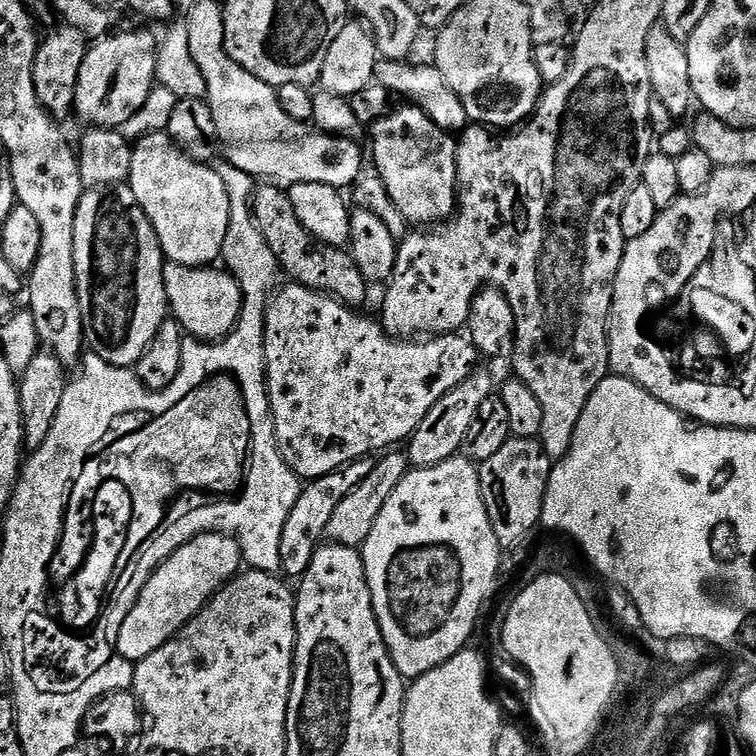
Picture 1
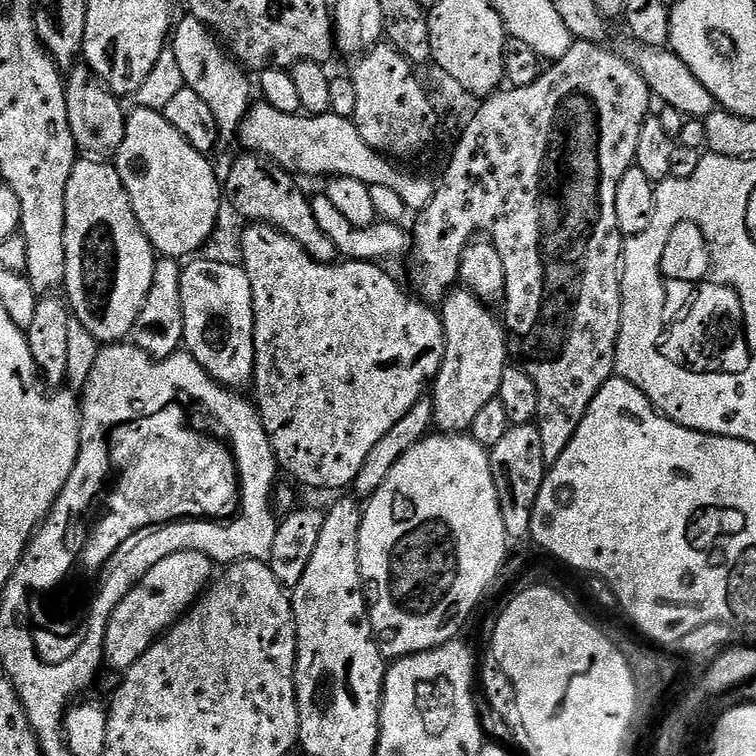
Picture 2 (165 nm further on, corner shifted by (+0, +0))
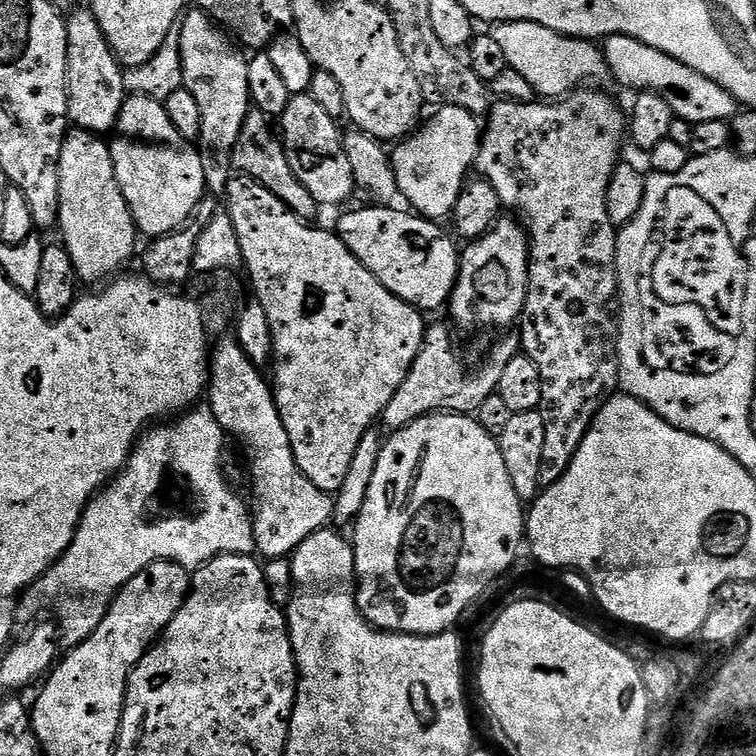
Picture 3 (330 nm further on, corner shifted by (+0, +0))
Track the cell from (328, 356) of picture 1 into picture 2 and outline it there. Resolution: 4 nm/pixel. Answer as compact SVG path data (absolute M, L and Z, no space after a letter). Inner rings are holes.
M252 222L247 225L248 228L240 236L240 248L244 251L244 260L242 259L242 267L248 273L250 278L250 290L252 291L252 301L254 302L254 370L252 371L252 384L256 388L256 396L254 395L254 403L257 412L260 413L260 421L266 430L266 434L270 438L270 446L276 455L277 465L281 469L284 468L297 480L297 485L305 484L308 488L344 488L355 485L358 478L358 470L362 470L362 462L366 462L366 454L370 454L370 450L383 436L390 430L390 426L395 426L403 416L410 411L410 406L414 406L420 399L429 391L430 385L435 381L436 376L440 372L440 367L444 361L446 354L446 338L444 337L444 322L439 311L436 312L435 307L429 306L425 301L417 298L415 295L406 293L400 289L400 284L388 272L383 272L381 265L376 262L366 260L349 260L334 264L323 264L314 258L310 258L310 254L306 254L306 250L302 250L302 246L298 246L298 242L294 242L294 238L290 238L286 234L282 234L277 228L272 228L270 225L263 222Z

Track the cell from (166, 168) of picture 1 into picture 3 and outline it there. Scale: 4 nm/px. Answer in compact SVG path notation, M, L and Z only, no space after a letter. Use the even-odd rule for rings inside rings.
M129 95L120 111L110 147L122 198L126 198L137 229L143 235L145 232L145 237L176 232L192 219L192 213L206 195L202 158L197 145L184 140L174 130L174 122L170 122L161 101Z

